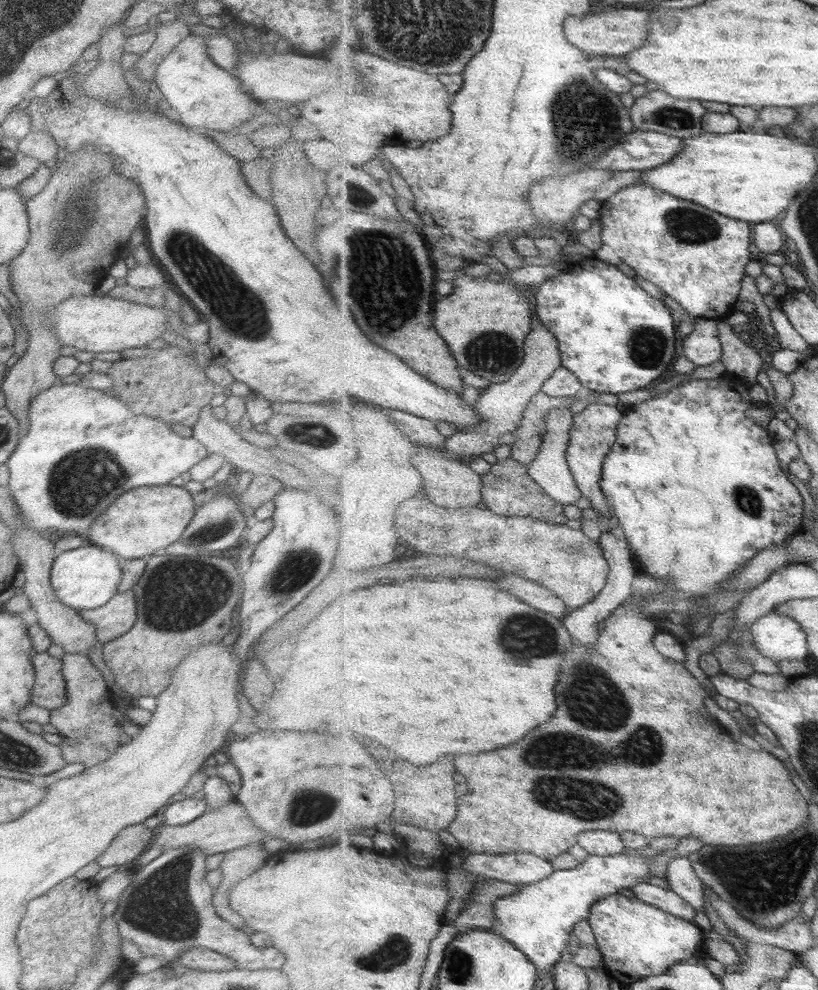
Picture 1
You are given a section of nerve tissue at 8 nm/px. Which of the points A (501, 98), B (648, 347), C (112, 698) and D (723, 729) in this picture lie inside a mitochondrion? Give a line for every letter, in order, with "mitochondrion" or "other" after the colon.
A: other
B: mitochondrion
C: other
D: other

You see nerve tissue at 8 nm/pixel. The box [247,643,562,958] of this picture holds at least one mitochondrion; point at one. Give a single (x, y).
(304, 812)

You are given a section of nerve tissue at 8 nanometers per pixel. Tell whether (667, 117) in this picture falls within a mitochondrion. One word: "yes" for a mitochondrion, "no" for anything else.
yes

